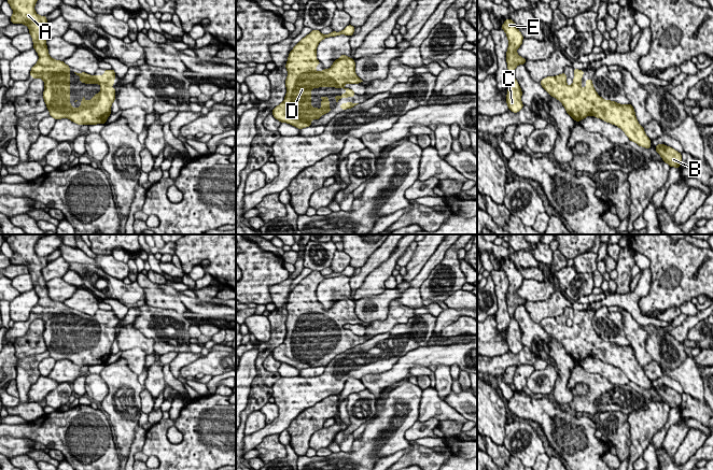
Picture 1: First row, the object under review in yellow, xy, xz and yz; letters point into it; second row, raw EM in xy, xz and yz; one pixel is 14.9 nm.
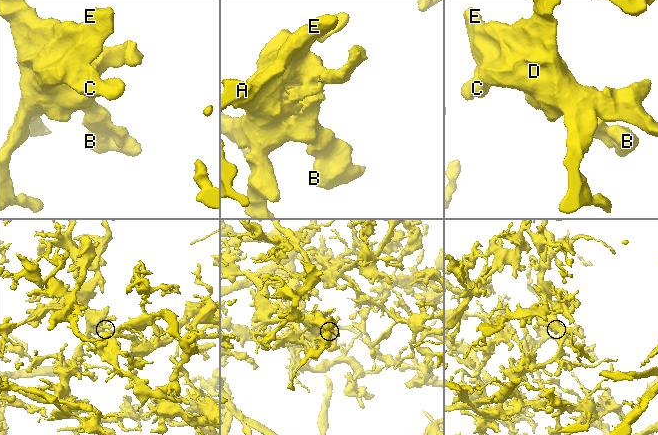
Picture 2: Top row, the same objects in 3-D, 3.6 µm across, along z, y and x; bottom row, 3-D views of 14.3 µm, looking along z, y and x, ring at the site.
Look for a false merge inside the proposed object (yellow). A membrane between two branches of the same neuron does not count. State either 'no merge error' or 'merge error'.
no merge error

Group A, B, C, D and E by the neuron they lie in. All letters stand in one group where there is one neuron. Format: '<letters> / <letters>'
A B C D E

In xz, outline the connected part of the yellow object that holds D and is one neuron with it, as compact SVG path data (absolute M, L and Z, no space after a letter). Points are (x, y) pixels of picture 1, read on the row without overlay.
M348 266L342 272L333 272L322 275L320 271L312 271L303 279L290 293L285 309L288 318L285 321L286 336L282 344L274 348L271 355L281 364L288 364L298 370L311 367L312 360L319 360L328 354L330 341L327 337L321 338L322 348L311 347L311 330L318 328L336 328L347 331L341 337L335 337L336 343L340 339L354 338L352 330L346 329L347 324L359 325L363 323L355 315L355 303L353 299L340 296L334 301L332 308L321 313L316 312L316 307L321 305L317 301L317 287L325 279L340 275L353 276L354 269Z

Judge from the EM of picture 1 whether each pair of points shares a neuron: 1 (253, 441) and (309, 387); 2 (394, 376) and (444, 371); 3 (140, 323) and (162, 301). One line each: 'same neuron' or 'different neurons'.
1: same neuron
2: different neurons
3: different neurons

